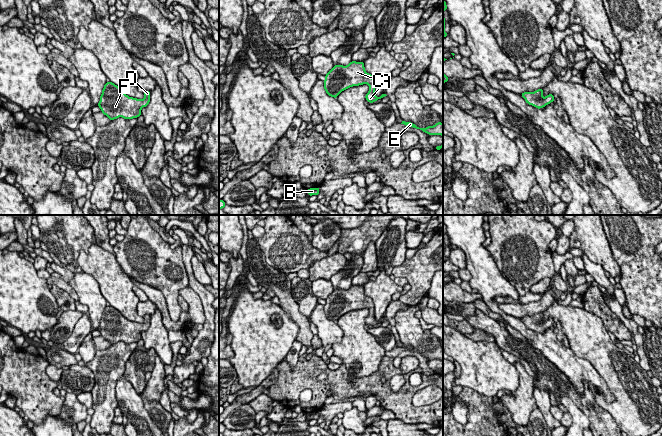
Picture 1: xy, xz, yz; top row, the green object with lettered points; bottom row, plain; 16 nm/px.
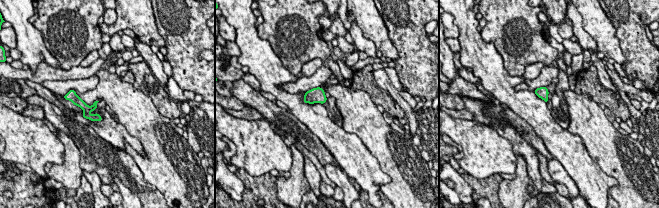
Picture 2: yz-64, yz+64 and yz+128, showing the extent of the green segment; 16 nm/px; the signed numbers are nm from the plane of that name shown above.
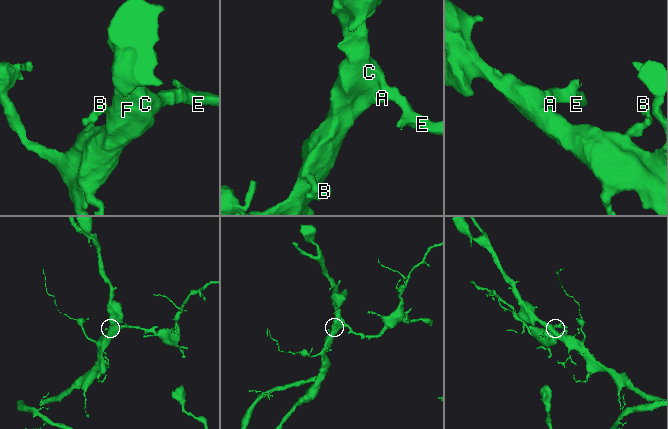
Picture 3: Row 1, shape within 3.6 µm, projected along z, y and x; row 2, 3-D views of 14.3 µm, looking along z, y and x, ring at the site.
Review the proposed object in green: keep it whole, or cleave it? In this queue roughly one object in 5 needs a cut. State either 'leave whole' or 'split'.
leave whole

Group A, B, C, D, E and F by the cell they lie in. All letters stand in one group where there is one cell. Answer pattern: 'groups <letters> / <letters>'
groups A B C D E F

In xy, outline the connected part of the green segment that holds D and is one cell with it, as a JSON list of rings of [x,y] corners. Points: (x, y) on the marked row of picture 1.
[[[106,82],[100,96],[98,107],[111,121],[122,117],[124,119],[138,118],[141,109],[150,102],[150,91],[145,91],[143,99],[126,95],[117,85]]]

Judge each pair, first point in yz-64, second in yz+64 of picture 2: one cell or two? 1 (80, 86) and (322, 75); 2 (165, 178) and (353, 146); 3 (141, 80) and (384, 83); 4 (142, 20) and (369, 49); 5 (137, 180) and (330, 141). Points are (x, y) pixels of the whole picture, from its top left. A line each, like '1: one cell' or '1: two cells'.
1: one cell
2: two cells
3: two cells
4: two cells
5: two cells

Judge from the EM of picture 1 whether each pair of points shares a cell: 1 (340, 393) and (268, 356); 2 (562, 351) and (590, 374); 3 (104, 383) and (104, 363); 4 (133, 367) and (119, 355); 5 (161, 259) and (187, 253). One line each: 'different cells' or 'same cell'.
1: different cells
2: same cell
3: same cell
4: different cells
5: different cells

